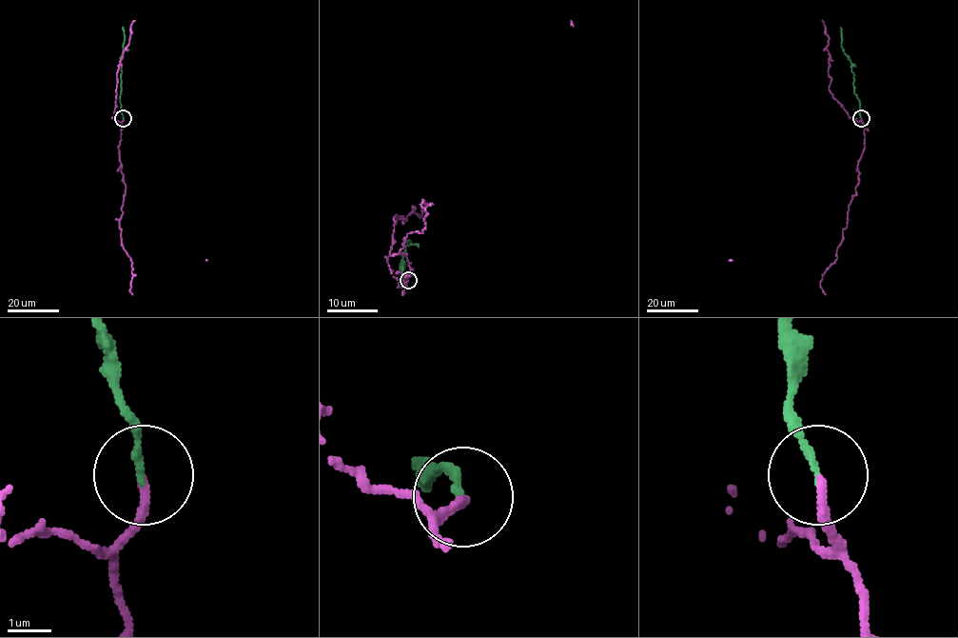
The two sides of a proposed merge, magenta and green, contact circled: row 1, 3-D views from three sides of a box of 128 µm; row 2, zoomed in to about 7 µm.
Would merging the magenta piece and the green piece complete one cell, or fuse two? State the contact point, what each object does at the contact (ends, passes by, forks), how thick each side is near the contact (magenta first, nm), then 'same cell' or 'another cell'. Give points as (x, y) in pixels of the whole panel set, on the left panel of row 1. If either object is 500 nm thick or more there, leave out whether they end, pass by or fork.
at (123, 118); magenta ends there; green ends there; 200 nm thick on the magenta side, 160 nm on the other; same cell

